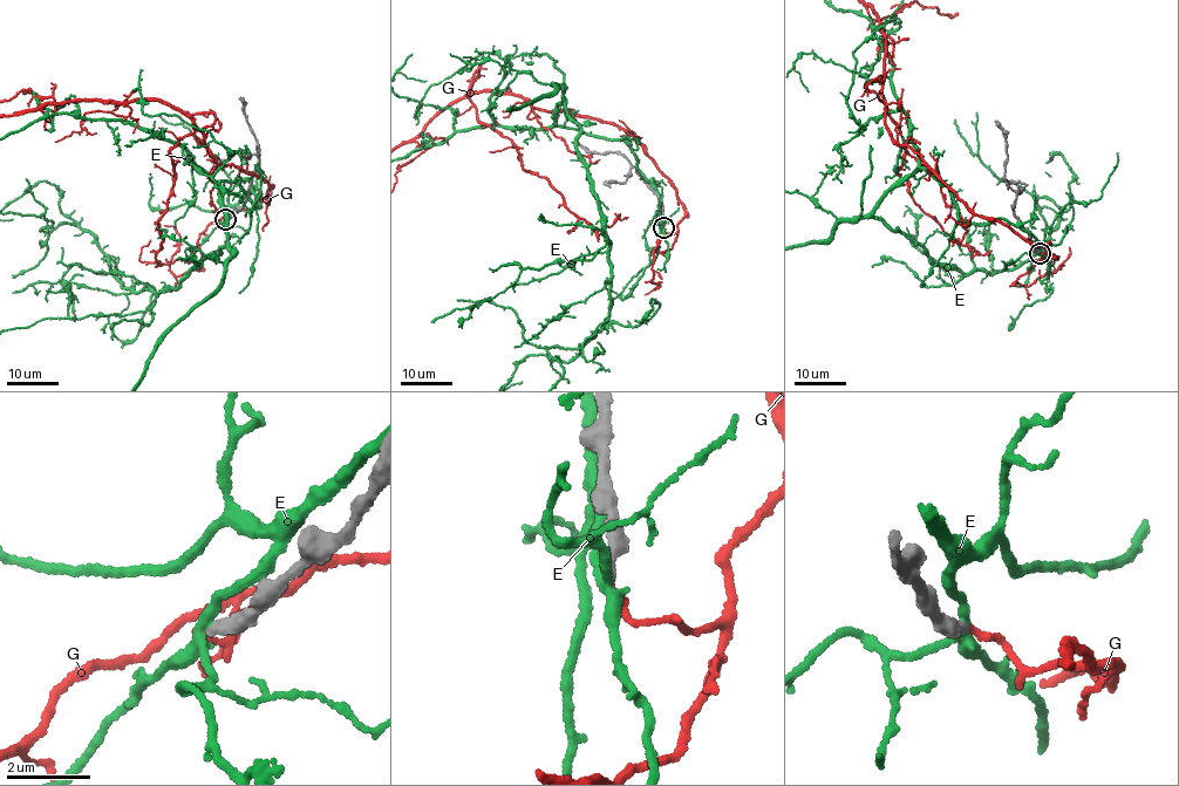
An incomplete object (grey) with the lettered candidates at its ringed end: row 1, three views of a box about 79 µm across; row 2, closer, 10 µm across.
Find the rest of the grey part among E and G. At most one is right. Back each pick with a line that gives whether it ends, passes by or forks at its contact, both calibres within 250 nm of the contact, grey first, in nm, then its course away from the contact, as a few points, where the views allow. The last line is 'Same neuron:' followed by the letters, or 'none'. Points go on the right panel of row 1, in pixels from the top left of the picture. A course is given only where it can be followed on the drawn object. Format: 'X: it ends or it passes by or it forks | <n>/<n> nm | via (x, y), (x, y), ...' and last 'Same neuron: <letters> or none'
Same neuron: none

